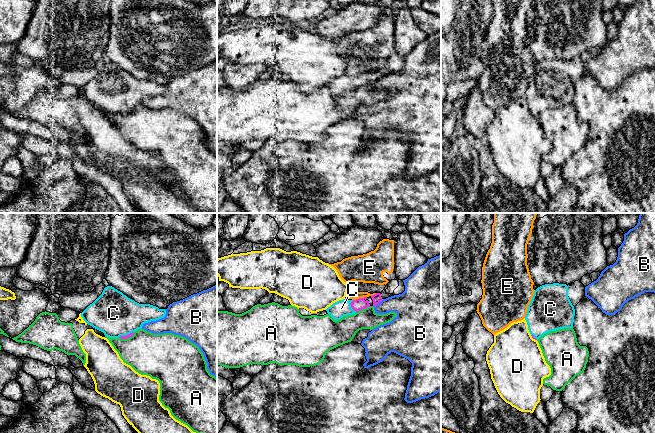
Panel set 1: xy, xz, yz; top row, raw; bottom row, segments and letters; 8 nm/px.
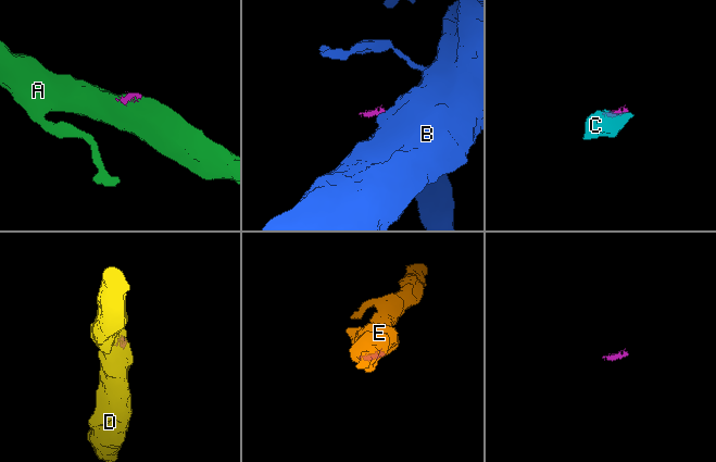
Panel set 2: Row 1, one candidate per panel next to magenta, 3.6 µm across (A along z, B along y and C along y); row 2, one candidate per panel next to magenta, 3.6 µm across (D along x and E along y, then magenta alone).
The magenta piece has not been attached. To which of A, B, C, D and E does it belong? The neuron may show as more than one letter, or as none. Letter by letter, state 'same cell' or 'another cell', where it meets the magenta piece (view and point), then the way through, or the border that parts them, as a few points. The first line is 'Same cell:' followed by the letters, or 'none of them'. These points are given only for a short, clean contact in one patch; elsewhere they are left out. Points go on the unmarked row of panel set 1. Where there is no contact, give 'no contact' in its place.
Same cell: C
A: another cell | xz (363, 84) | along xz (370, 82), (356, 88)
B: another cell | xz (378, 79) | along xz (382, 75), (374, 82)
C: same cell | xz (351, 82) | across xz (358, 80), (351, 82), (341, 84)
D: another cell | yz (533, 114) | along yz (530, 111), (536, 116)
E: another cell | xz (359, 74) | along xz (366, 72), (353, 76)

